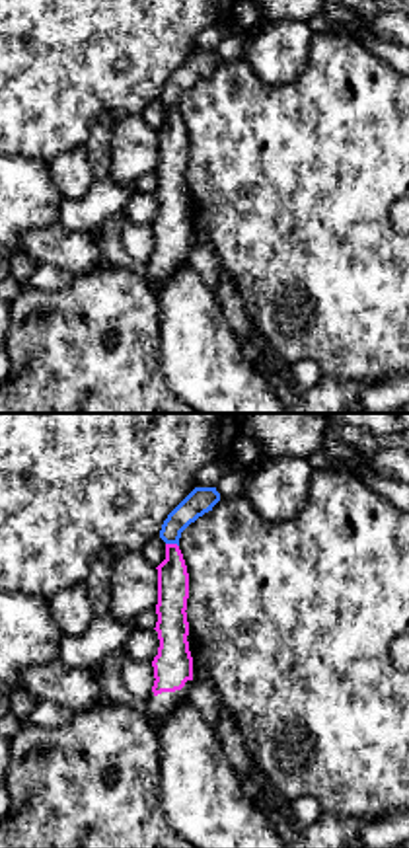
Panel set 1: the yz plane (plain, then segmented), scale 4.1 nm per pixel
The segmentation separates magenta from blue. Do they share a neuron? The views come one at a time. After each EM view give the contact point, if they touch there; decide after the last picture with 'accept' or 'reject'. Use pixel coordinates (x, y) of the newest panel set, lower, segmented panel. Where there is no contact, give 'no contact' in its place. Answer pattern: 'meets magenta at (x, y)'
meets magenta at (172, 544)

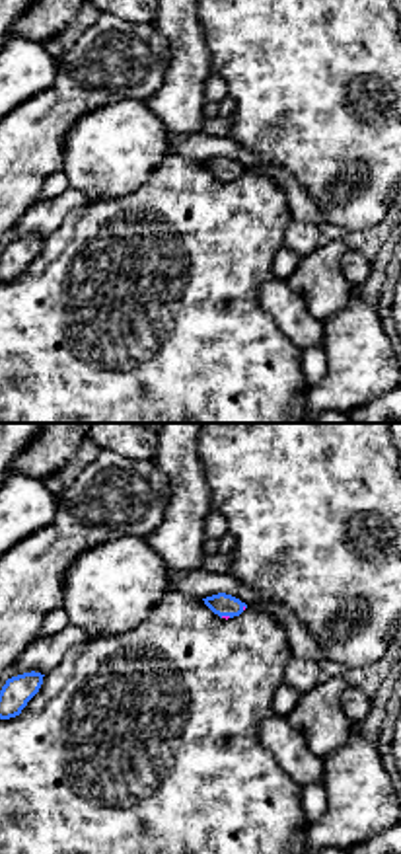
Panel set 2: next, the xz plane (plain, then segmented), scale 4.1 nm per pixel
meets magenta at (226, 617)

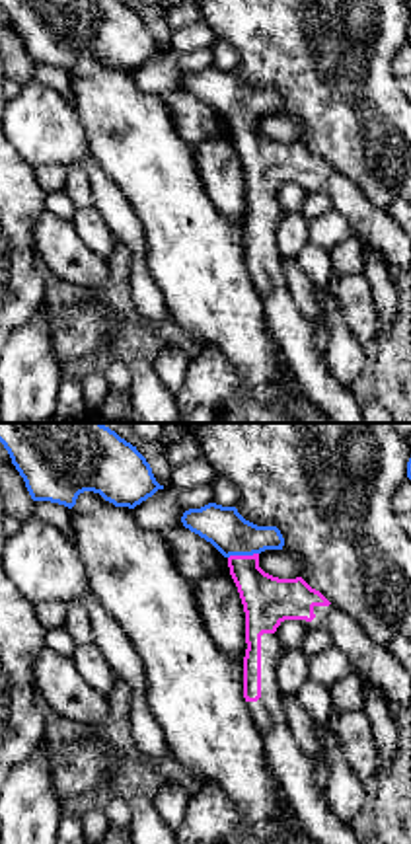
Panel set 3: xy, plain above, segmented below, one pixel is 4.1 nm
meets magenta at (242, 556)

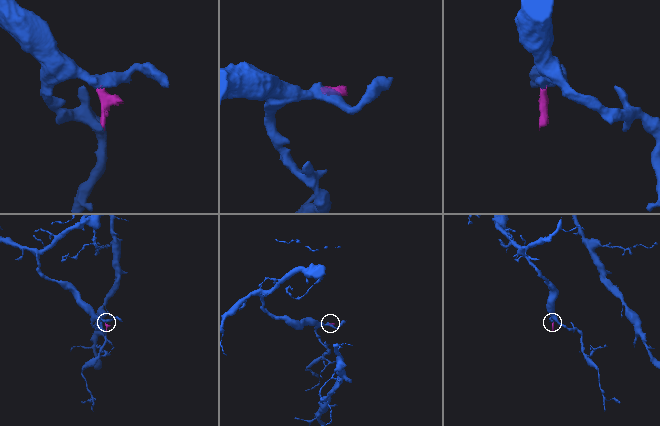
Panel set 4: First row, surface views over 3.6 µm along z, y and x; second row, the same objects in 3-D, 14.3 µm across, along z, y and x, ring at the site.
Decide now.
accept

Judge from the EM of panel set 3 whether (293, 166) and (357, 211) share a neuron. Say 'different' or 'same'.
same

